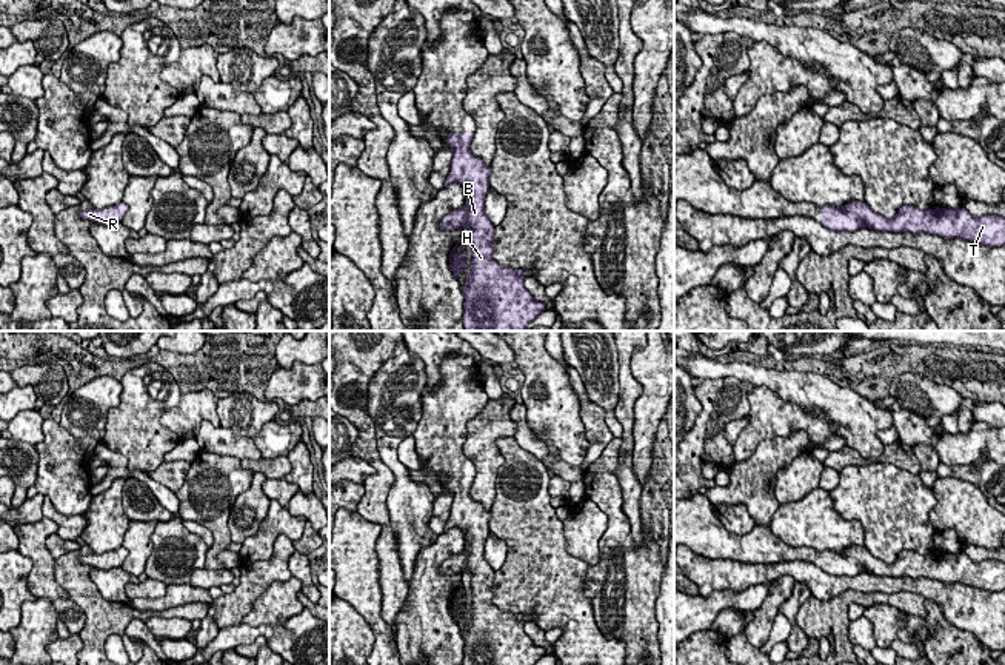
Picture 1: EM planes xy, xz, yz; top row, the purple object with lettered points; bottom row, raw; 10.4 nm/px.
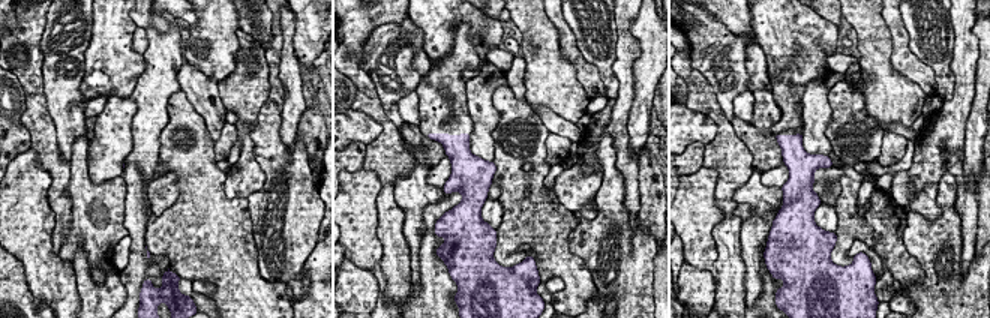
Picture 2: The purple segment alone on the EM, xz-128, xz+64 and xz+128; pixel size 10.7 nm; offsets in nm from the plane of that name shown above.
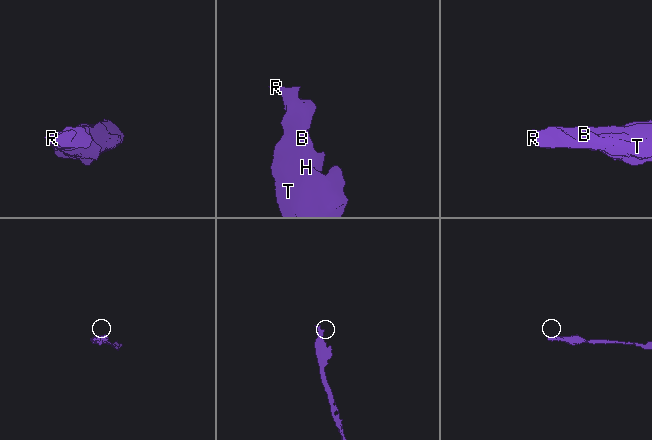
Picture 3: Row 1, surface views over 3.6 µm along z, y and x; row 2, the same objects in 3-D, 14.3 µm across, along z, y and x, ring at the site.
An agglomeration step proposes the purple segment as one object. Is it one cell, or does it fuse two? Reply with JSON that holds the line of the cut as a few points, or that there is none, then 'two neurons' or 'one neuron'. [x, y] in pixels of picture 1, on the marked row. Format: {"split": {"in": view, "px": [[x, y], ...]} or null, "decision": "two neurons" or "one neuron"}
{"split": null, "decision": "one neuron"}

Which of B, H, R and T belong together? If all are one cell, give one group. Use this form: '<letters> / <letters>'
B H R T

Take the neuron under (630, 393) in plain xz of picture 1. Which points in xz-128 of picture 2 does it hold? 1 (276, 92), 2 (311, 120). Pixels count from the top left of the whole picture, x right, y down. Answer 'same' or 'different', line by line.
1: different
2: different

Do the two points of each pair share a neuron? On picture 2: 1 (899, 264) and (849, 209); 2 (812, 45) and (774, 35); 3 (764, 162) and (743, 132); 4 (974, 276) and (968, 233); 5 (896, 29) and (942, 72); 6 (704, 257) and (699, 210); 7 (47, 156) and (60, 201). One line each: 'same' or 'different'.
1: same
2: same
3: same
4: different
5: different
6: same
7: same

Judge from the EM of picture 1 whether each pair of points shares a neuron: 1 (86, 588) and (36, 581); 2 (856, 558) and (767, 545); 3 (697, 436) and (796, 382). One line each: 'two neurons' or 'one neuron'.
1: two neurons
2: one neuron
3: two neurons

